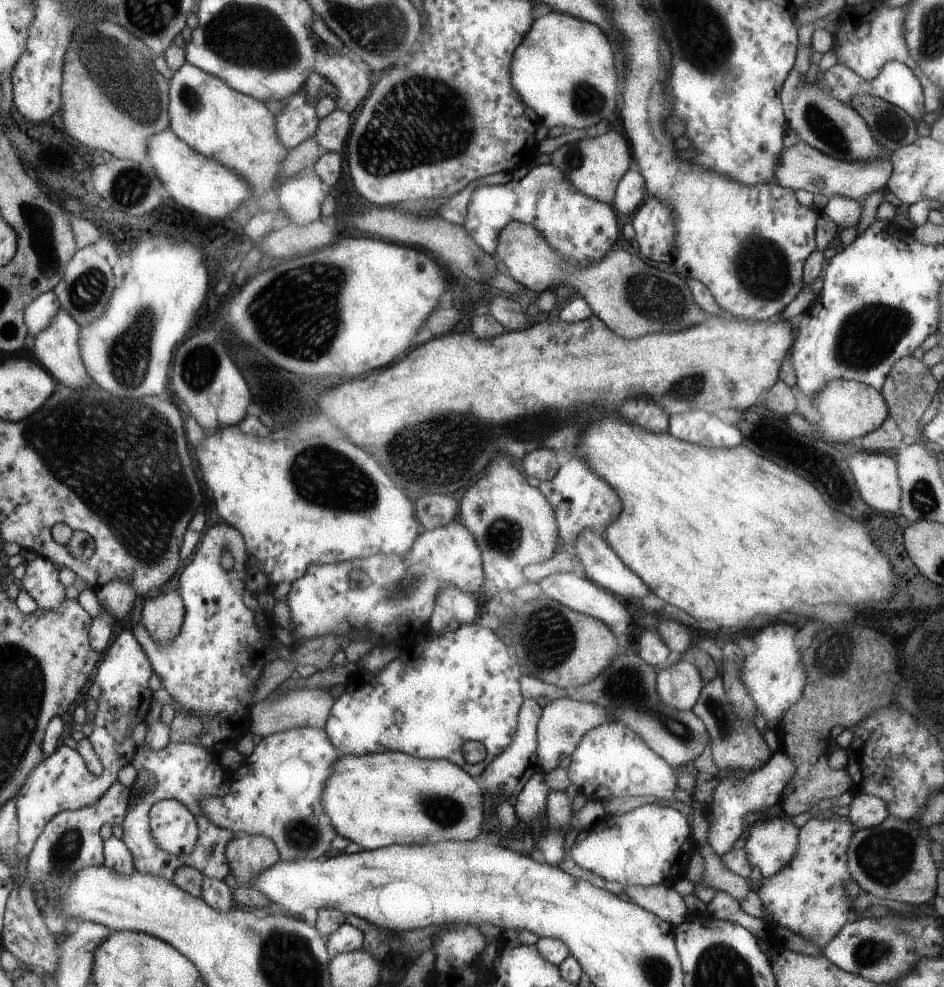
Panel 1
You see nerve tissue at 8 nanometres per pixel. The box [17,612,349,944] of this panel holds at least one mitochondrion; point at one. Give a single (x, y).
(63, 856)

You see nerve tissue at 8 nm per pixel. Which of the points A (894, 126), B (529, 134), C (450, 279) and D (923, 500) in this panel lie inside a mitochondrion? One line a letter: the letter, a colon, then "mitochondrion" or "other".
A: mitochondrion
B: other
C: other
D: mitochondrion

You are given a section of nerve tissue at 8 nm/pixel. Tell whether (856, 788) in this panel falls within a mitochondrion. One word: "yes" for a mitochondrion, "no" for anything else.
no

